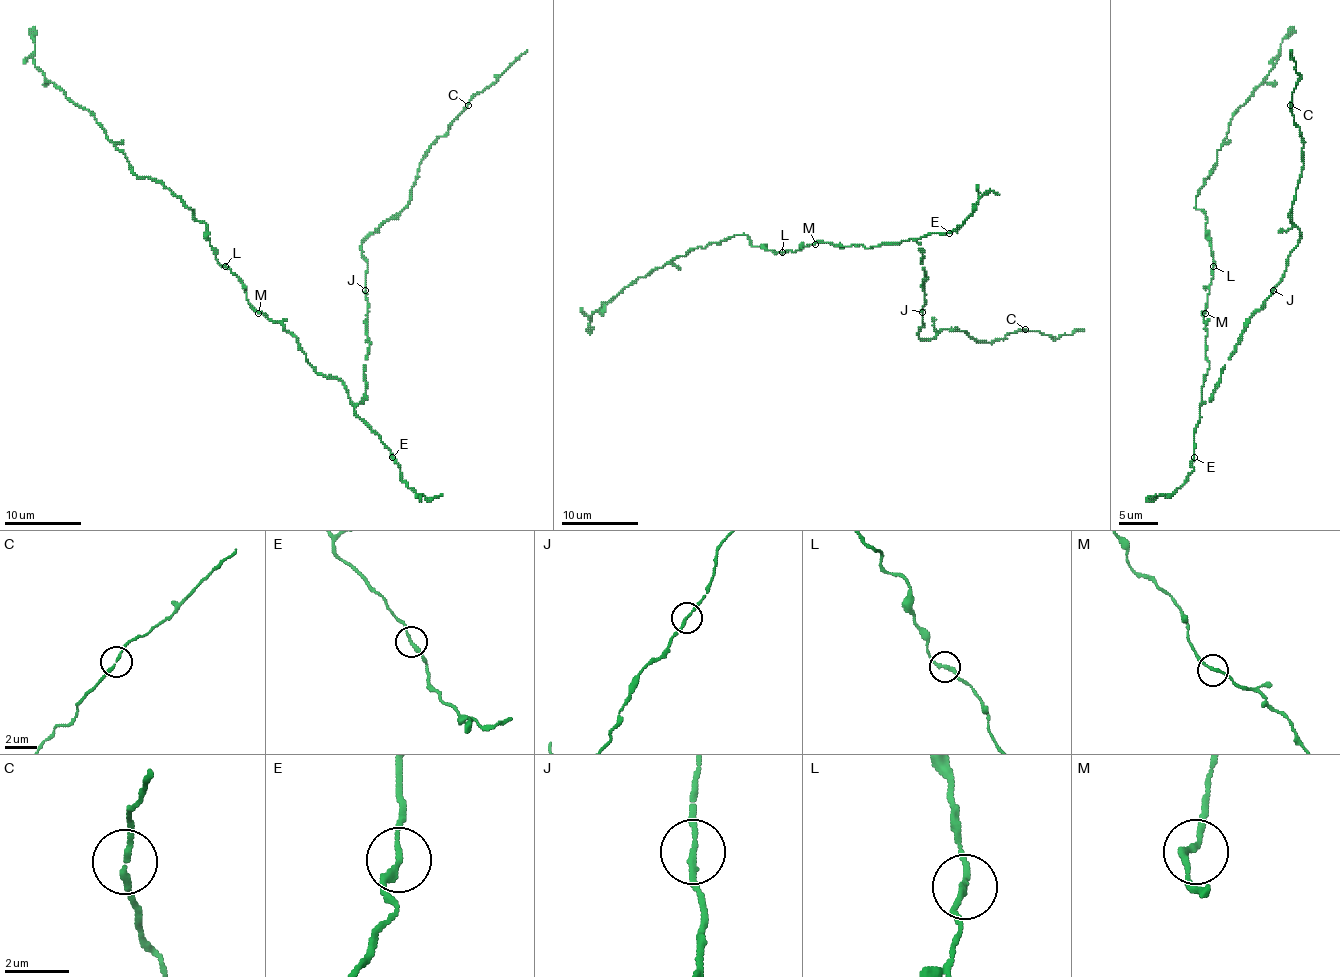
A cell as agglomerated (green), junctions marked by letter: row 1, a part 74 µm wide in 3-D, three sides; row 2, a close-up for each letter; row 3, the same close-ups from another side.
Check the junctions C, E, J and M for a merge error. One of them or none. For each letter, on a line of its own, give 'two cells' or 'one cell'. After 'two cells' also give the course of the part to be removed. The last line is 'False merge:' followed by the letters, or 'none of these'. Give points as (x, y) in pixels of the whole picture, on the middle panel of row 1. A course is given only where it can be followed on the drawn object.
C: one cell
E: one cell
J: one cell
M: one cell
False merge: none of these

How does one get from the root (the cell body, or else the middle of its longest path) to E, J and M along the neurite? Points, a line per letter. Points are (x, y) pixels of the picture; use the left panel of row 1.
E: (325, 375), (337, 376), (342, 382), (354, 411), (379, 436), (392, 457)
J: (325, 375), (337, 376), (354, 403), (362, 401), (365, 392), (363, 367), (369, 346), (365, 290)
M: (325, 375), (317, 373), (294, 336), (279, 323), (258, 313)

